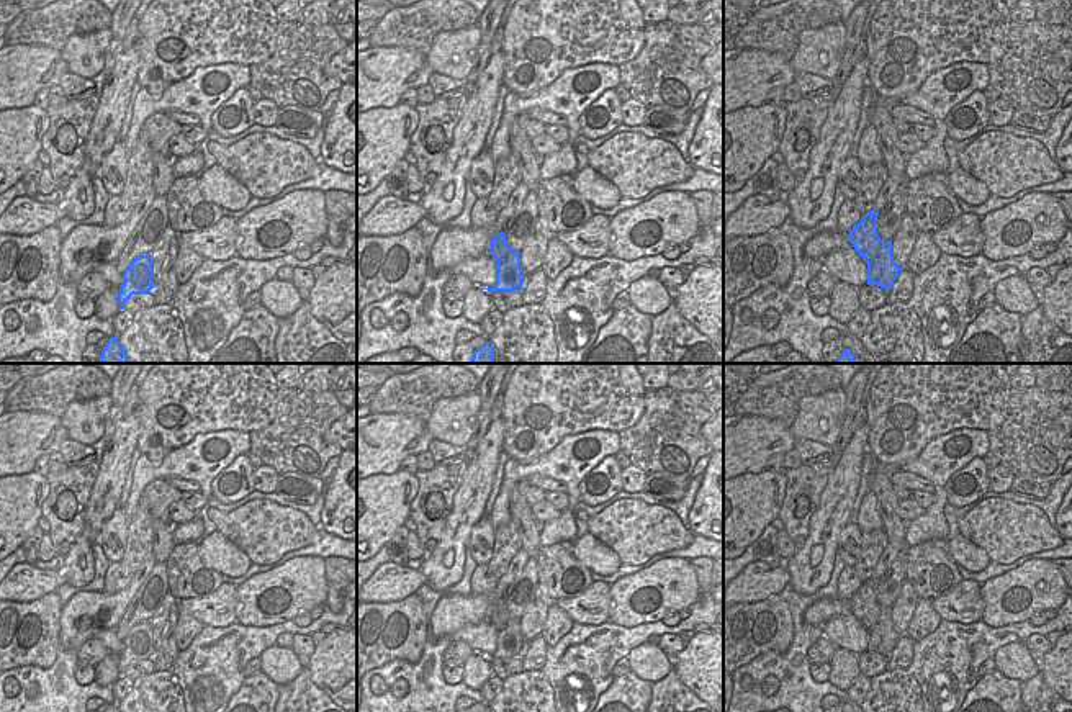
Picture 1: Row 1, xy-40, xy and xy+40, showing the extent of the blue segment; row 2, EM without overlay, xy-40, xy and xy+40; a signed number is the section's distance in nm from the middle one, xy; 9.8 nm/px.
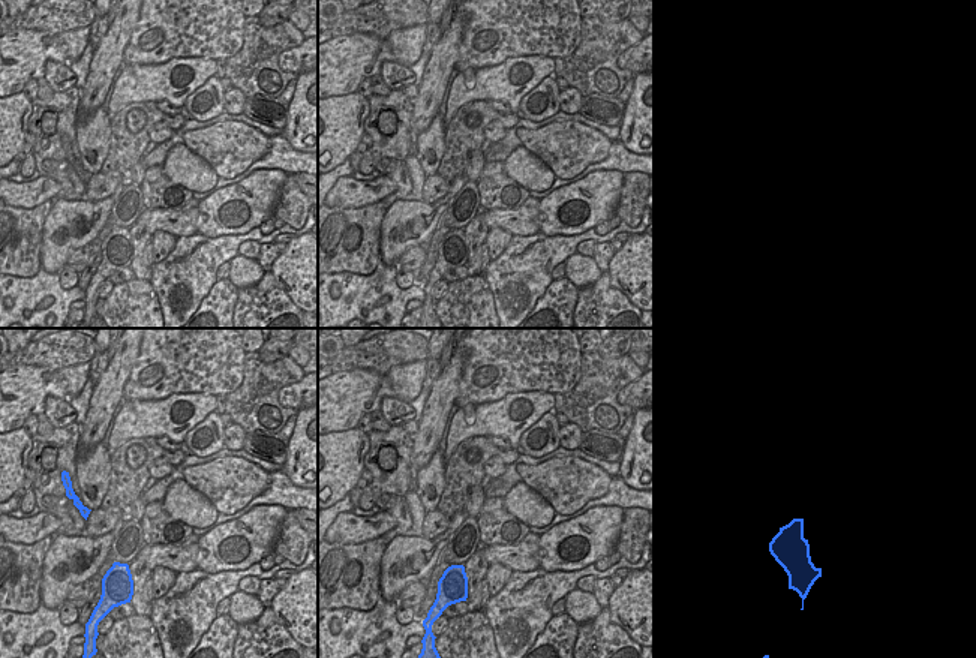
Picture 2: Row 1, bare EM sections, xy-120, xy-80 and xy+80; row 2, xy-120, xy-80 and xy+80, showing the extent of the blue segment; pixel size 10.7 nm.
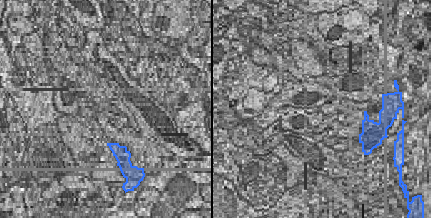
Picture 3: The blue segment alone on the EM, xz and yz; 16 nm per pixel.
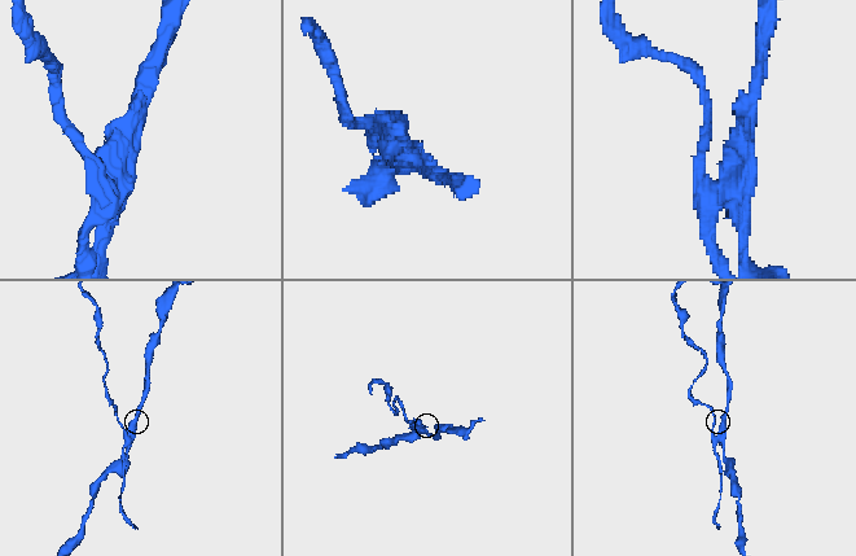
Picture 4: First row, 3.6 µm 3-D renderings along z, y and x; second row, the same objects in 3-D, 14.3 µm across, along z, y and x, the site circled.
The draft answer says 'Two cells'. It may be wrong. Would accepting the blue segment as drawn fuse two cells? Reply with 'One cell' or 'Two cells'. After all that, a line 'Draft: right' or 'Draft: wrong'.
Two cells.
Draft: right

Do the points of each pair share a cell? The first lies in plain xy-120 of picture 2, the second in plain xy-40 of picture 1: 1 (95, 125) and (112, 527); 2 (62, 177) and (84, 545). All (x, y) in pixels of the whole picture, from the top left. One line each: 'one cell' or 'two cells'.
1: one cell
2: one cell

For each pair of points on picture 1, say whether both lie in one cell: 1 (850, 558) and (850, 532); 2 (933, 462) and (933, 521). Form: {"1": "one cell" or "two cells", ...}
{"1": "one cell", "2": "one cell"}

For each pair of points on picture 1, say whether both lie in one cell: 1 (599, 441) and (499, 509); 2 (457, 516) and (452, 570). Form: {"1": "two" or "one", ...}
{"1": "one", "2": "one"}

